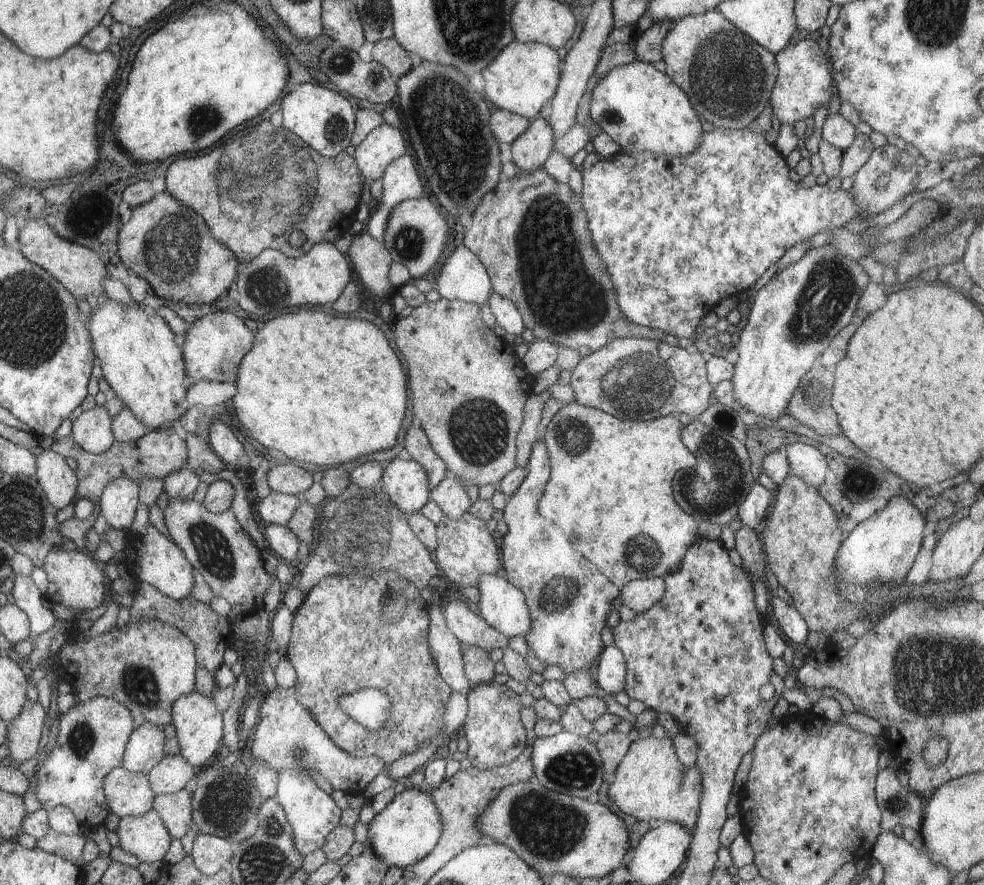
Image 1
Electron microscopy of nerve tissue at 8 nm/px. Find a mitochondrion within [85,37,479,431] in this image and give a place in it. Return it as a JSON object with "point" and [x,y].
{"point":[240,176]}

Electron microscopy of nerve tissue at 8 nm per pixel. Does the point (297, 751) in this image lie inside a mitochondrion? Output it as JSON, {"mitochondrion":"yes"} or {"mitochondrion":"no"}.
{"mitochondrion":"yes"}

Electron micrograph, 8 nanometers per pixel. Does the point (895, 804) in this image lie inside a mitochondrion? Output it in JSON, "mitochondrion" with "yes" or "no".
{"mitochondrion":"yes"}

